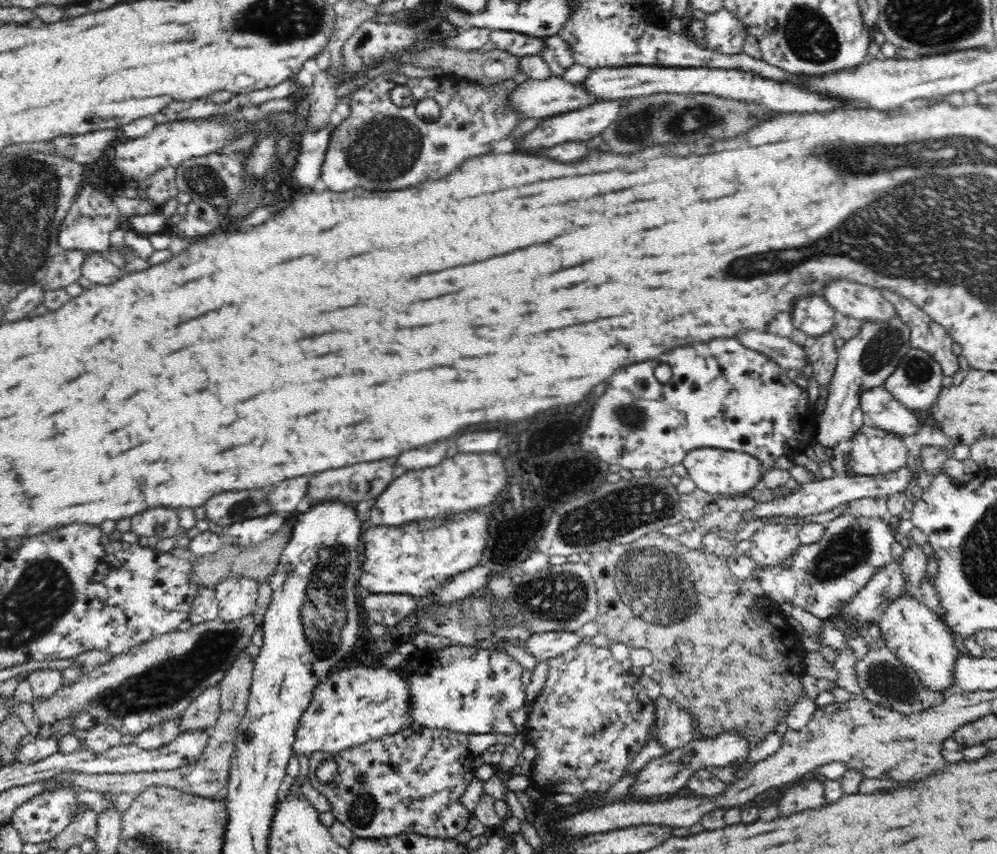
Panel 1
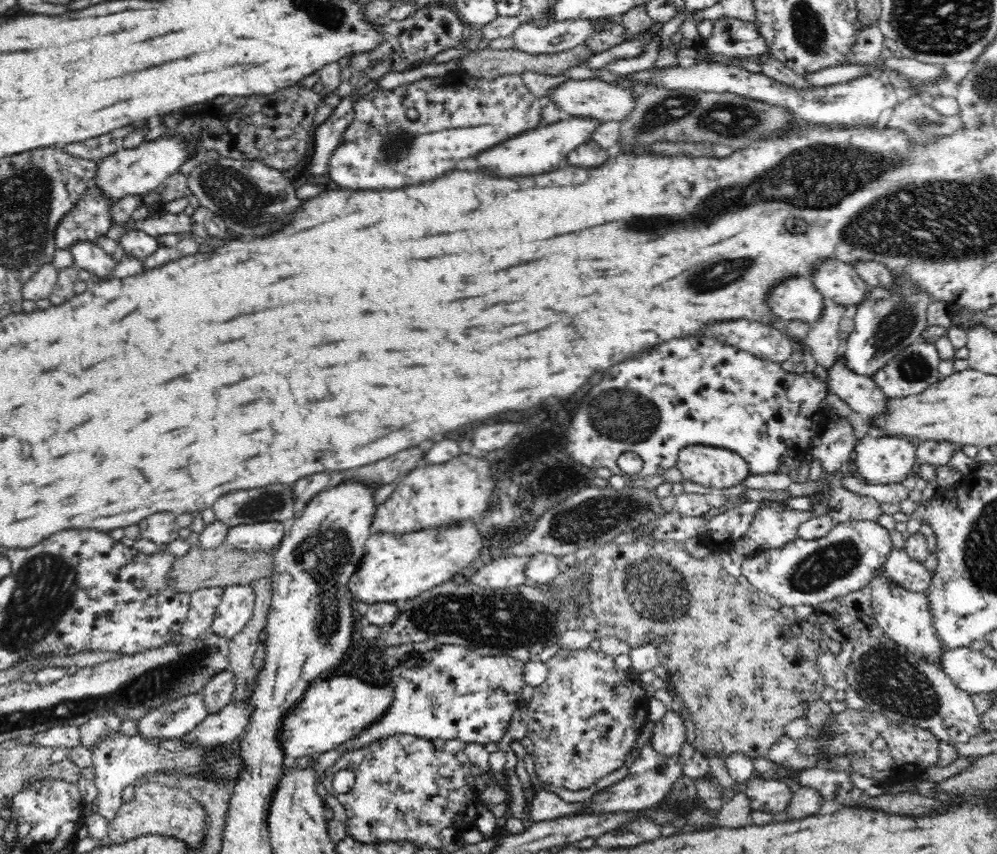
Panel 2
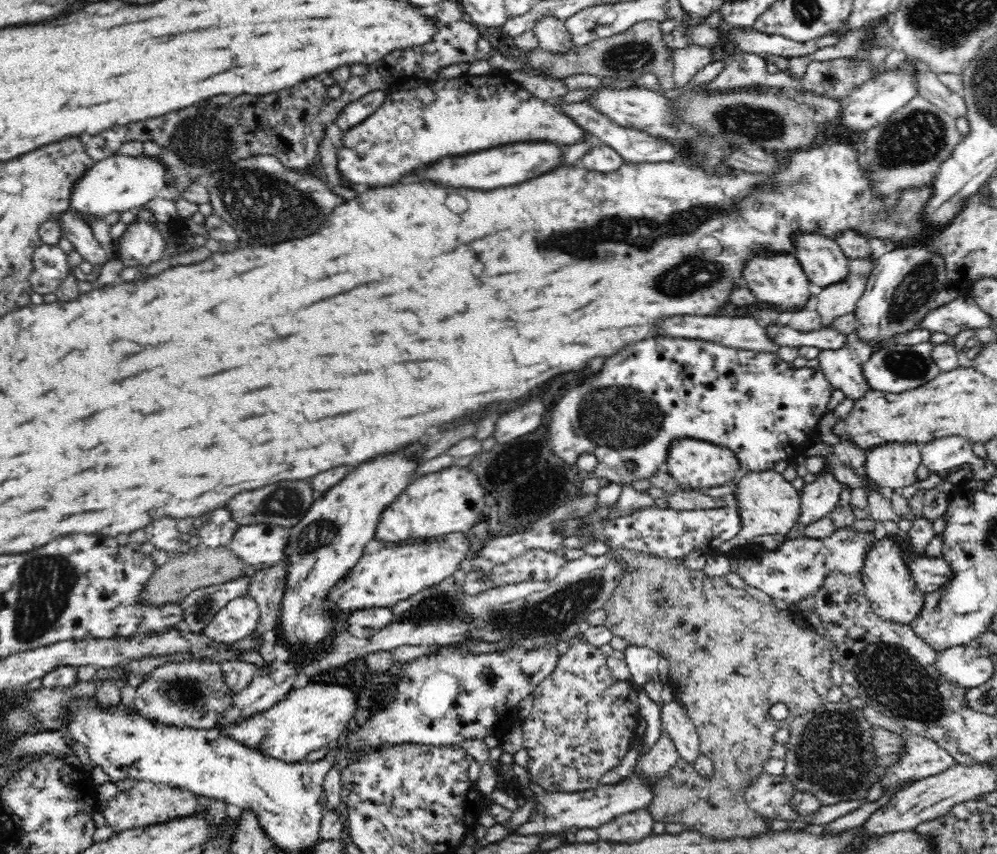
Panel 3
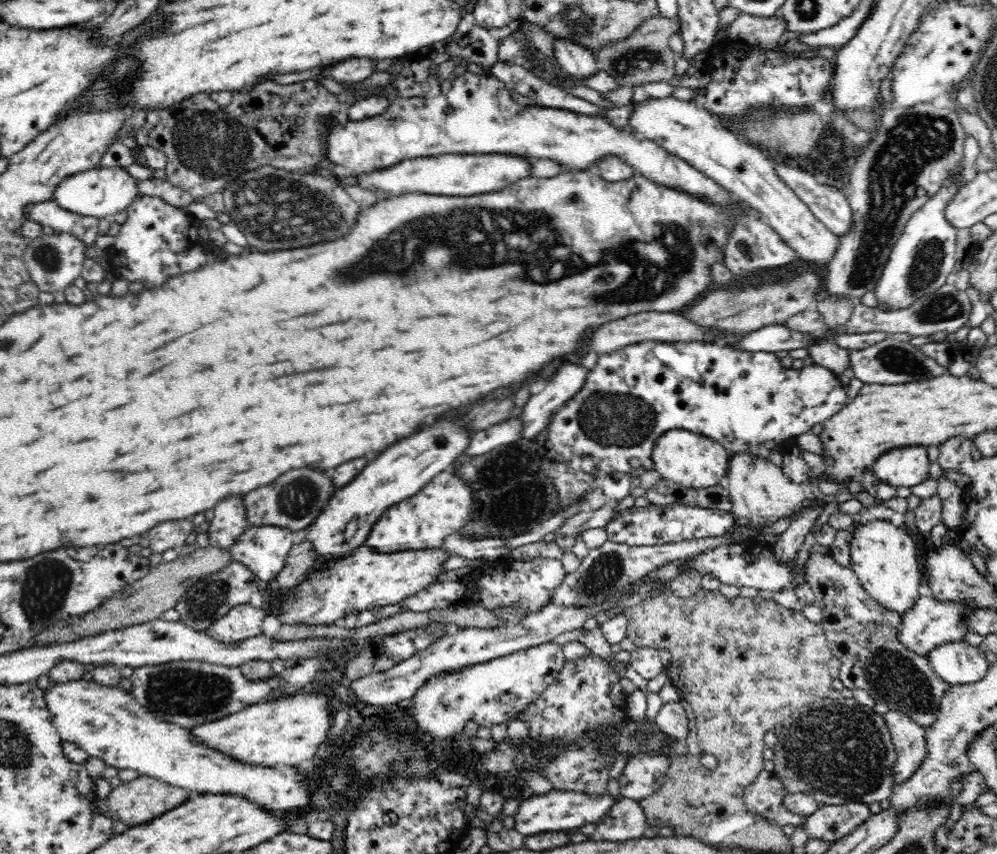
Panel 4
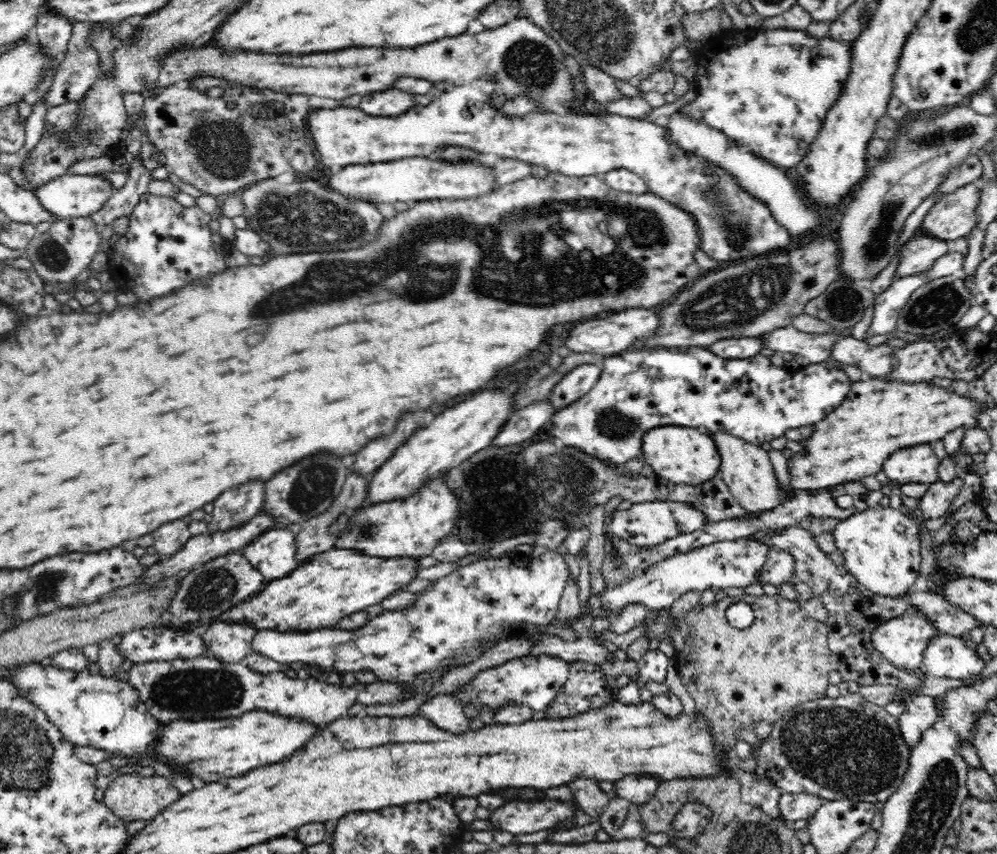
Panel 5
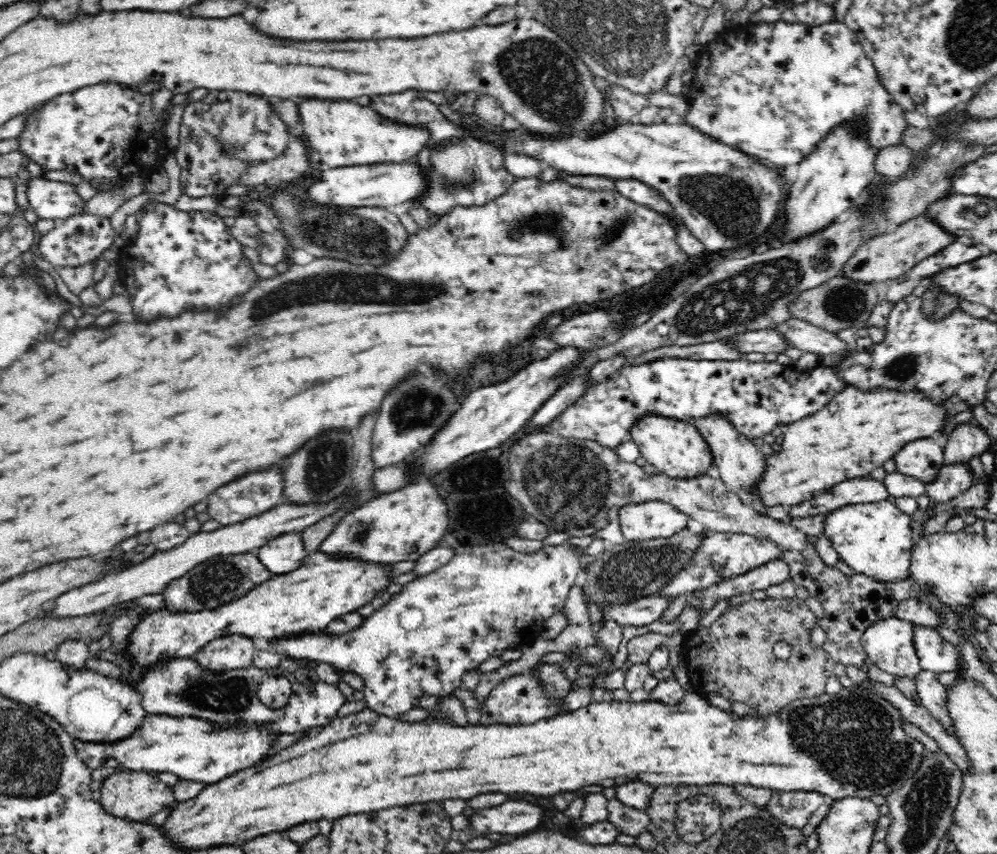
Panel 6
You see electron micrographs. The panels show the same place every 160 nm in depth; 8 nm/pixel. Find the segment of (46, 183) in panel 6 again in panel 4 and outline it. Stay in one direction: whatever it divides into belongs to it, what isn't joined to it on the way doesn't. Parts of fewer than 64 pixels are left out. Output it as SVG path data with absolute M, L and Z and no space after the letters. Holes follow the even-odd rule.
M98 166L66 177L56 187L53 200L58 206L70 212L99 220L104 217L111 219L117 212L126 210L140 195L142 194L139 192L138 180L134 179L125 168L121 166L112 166L111 168Z

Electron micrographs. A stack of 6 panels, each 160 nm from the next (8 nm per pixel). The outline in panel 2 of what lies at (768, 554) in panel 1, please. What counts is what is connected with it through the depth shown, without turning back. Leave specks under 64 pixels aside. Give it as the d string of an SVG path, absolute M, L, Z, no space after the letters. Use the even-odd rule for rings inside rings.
M764 506L755 514L754 522L746 534L754 540L758 550L767 551L795 541L798 529L814 518L814 512L787 510L779 506Z

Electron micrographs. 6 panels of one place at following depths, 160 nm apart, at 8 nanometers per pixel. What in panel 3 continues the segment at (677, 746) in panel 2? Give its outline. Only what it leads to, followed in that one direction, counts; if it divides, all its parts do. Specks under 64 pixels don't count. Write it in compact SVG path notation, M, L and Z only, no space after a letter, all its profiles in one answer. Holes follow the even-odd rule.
M667 732L660 733L653 747L642 756L639 756L638 764L635 767L635 772L645 774L648 778L662 778L678 762L679 756L674 741L668 736Z

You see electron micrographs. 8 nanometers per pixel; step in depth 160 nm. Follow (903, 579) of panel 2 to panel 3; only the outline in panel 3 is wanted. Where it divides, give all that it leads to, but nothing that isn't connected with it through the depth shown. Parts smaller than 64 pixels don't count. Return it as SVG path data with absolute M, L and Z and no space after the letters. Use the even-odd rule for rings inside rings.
M910 554L904 557L908 571L916 586L925 594L934 592L952 578L948 561L942 557L927 557L925 554Z

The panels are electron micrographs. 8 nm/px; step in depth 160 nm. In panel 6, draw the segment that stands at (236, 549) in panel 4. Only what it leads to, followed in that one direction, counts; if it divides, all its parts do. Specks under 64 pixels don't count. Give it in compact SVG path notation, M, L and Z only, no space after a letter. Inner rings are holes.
M300 533L276 536L260 546L255 554L273 575L286 574L300 568L306 555Z

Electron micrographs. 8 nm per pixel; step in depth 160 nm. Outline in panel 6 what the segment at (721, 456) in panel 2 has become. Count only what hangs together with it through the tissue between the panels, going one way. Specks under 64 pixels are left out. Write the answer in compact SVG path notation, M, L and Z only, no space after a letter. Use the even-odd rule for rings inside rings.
M646 416L632 427L630 436L647 464L670 478L689 479L706 475L713 464L710 446L692 423L662 416Z

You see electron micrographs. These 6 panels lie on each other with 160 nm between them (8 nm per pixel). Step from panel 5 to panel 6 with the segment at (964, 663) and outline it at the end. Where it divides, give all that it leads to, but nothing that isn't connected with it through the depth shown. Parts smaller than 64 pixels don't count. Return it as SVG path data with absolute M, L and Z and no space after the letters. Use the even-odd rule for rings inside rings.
M915 626L913 639L922 671L960 673L963 666L959 647L944 639L940 632Z

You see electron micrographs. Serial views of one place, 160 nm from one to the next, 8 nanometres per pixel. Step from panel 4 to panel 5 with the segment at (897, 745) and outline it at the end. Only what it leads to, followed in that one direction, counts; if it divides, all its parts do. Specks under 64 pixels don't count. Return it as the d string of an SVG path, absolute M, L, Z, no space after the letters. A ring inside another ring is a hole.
M918 695L909 700L905 710L896 716L900 735L908 749L912 750L921 739L923 732L938 718L936 699L928 695Z

